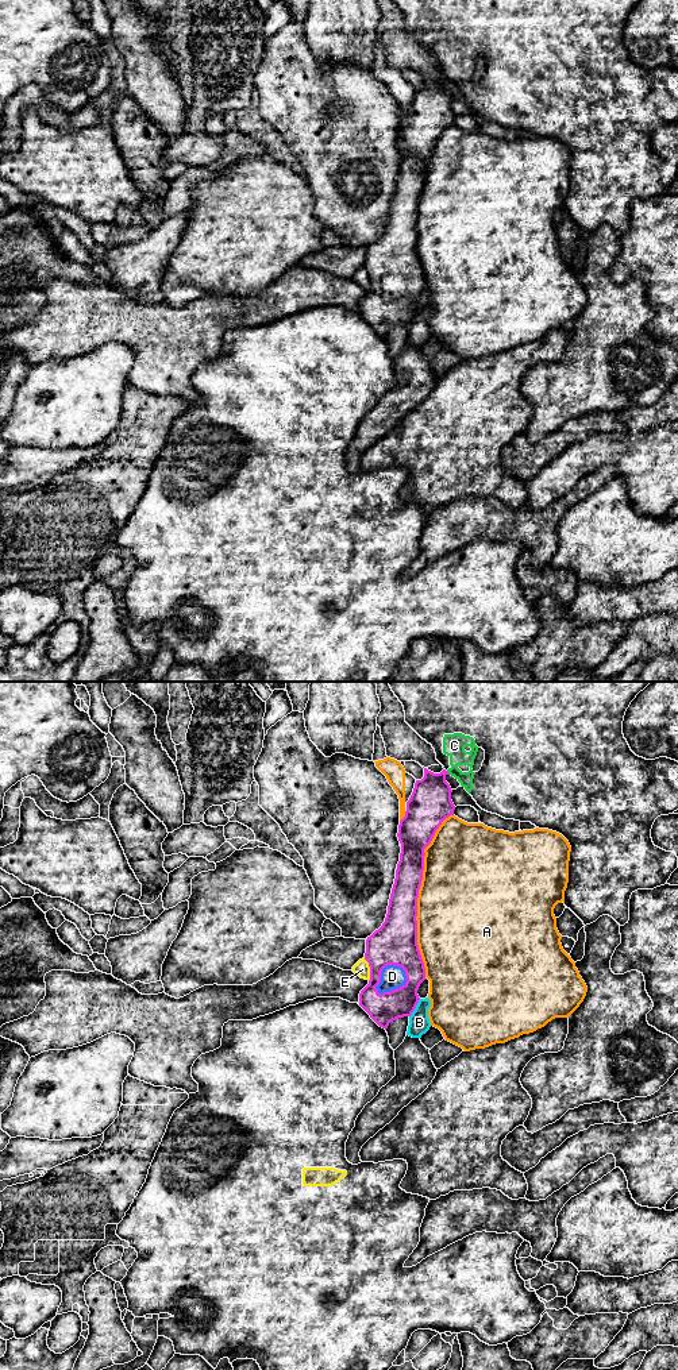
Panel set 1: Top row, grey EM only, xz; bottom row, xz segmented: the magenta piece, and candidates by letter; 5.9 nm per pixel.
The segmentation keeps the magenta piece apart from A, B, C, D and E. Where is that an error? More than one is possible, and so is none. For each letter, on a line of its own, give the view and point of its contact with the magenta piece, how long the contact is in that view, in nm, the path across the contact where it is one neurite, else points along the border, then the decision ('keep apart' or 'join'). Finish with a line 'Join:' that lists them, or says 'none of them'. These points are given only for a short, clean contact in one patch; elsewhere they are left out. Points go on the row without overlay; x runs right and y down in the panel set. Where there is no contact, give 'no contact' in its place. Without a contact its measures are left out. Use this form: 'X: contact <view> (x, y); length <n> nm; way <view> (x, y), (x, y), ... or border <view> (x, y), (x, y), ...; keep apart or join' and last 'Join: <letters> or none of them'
A: contact xz (418, 203); length 1000 nm; keep apart
B: contact xz (415, 316); length 130 nm; border xz (420, 308), (409, 325); keep apart
C: contact xz (447, 81); length 40 nm; keep apart
D: contact xz (380, 282); length 220 nm; join
E: contact xz (370, 278); length 150 nm; keep apart
Join: D

